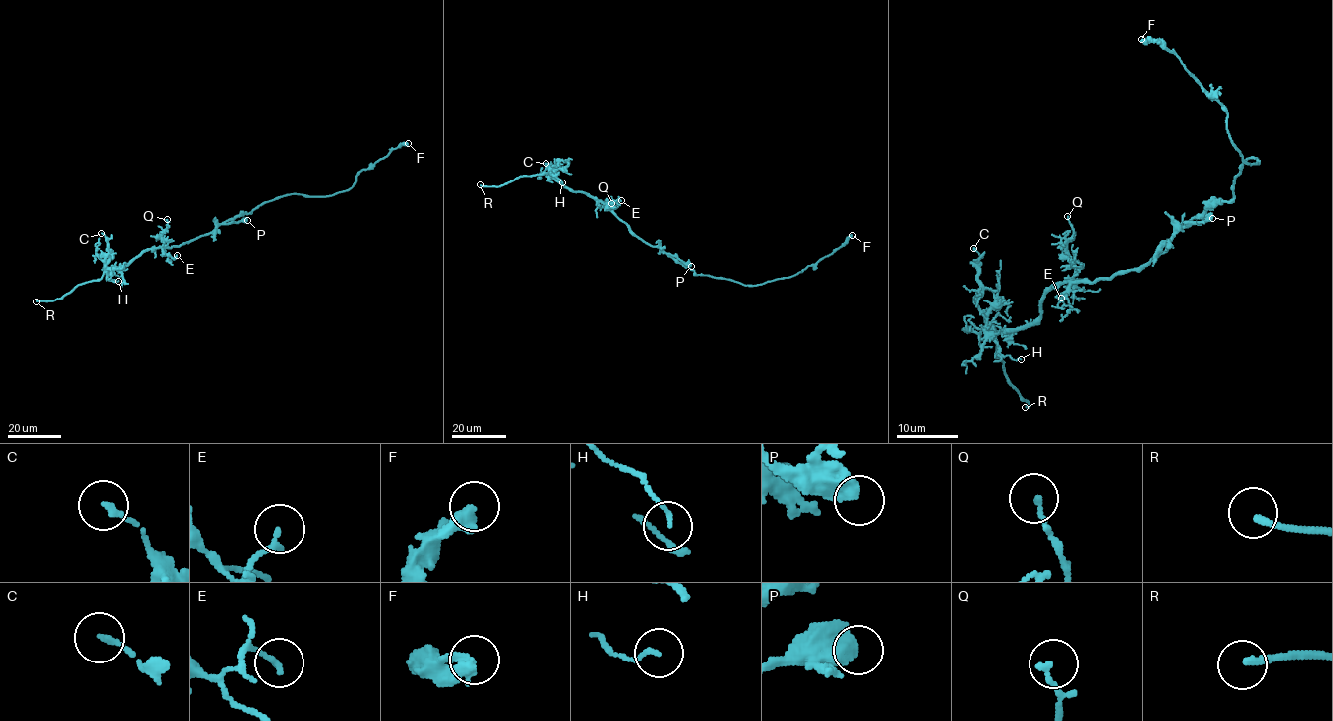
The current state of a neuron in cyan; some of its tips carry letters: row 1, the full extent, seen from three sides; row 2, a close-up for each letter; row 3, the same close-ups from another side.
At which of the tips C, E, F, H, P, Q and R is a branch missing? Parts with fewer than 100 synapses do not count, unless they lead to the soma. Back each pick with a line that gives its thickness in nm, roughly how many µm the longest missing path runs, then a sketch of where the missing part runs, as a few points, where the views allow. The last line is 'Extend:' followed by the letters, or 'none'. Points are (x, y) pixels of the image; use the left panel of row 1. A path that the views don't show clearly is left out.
R: calibre 200 nm; missing 25 µm
Extend: R

